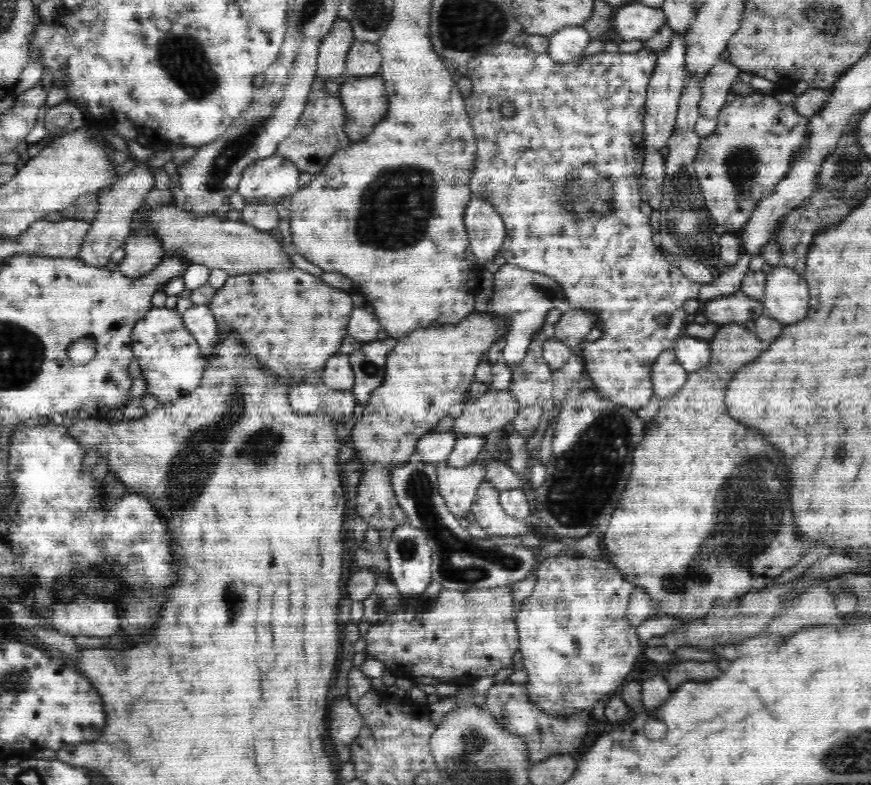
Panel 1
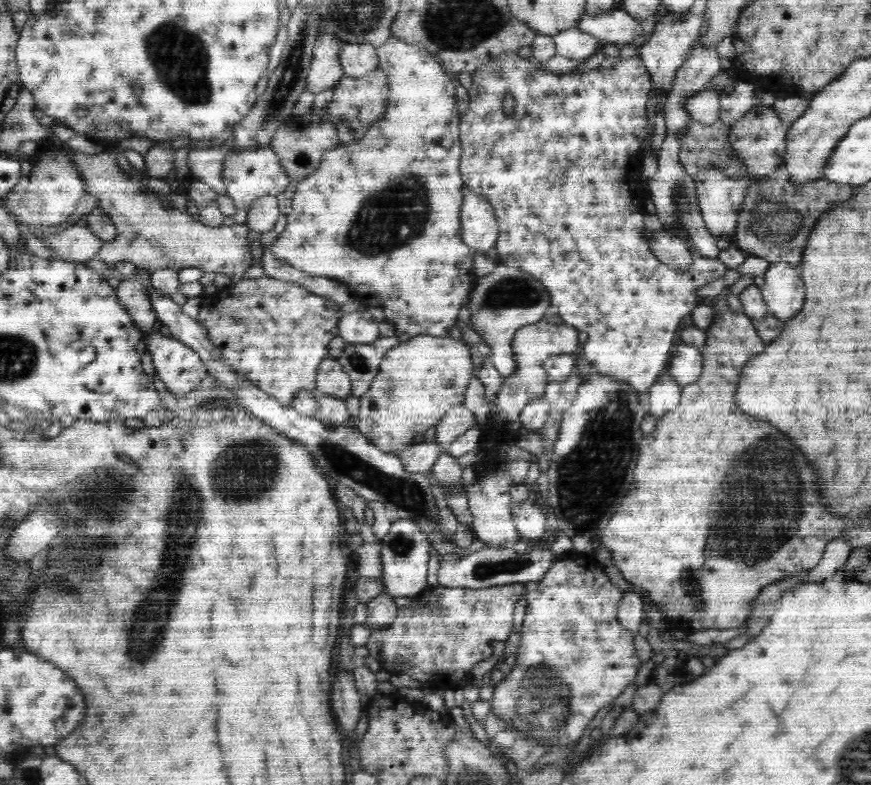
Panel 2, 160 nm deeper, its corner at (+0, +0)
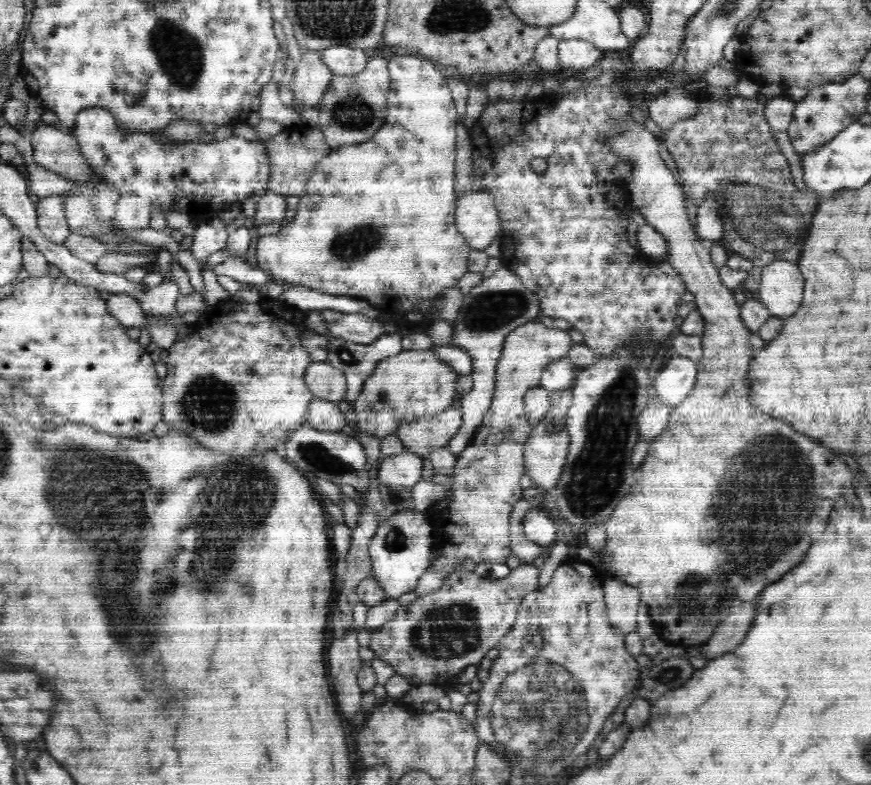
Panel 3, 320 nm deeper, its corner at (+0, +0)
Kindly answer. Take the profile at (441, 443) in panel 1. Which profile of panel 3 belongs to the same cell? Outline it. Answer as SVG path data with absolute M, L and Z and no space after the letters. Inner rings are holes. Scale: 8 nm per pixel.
M405 450L385 457L377 469L377 479L385 488L413 487L422 476L424 458Z

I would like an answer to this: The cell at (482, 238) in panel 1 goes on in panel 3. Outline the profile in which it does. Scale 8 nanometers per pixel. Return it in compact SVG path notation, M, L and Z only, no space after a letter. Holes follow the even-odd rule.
M488 192L464 194L457 200L455 223L472 249L484 250L500 234L495 197Z

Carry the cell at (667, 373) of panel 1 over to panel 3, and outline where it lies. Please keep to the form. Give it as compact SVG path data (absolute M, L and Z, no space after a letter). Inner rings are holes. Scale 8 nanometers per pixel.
M657 396L650 397L642 410L637 427L639 438L654 442L654 436L660 436L666 430L672 408L668 408Z

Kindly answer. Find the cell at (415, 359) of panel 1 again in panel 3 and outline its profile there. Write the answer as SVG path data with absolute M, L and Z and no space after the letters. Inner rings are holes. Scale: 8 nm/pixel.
M402 350L396 356L381 360L373 374L365 380L356 400L351 402L354 425L368 435L383 439L388 434L397 434L406 423L438 416L439 412L450 407L458 393L454 383L459 374L438 358L440 356L432 350Z

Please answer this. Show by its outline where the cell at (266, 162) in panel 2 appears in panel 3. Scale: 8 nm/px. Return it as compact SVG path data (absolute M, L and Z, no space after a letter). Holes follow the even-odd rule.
M92 107L82 109L76 115L76 120L74 121L74 132L72 133L76 142L78 142L78 149L82 153L82 157L89 161L90 169L94 170L94 173L98 177L102 178L102 181L106 181L105 186L86 186L82 184L76 184L77 187L73 191L68 191L64 194L65 204L66 204L66 224L69 226L70 232L74 234L79 234L80 236L87 236L88 238L96 238L102 236L102 234L116 234L123 235L120 232L130 232L130 230L138 230L138 228L148 228L150 226L150 219L152 218L152 210L154 206L160 205L161 214L166 215L167 213L178 213L190 215L192 220L197 220L201 223L204 220L210 220L223 210L225 204L231 203L241 203L241 201L250 198L258 192L267 192L267 184L270 180L270 156L266 153L266 146L264 146L264 141L246 141L246 139L241 137L236 137L232 135L226 140L220 141L190 141L185 144L167 144L167 140L163 140L161 132L156 135L128 135L124 136L122 131L118 130L118 126L115 126L114 117L110 114L110 111L106 108Z

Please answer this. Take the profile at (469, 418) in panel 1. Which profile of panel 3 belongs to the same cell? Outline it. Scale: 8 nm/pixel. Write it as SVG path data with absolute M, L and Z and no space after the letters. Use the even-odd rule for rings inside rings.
M450 406L439 413L438 416L418 420L417 423L406 423L398 430L397 436L405 450L427 459L432 450L447 446L449 440L459 431L462 411Z

